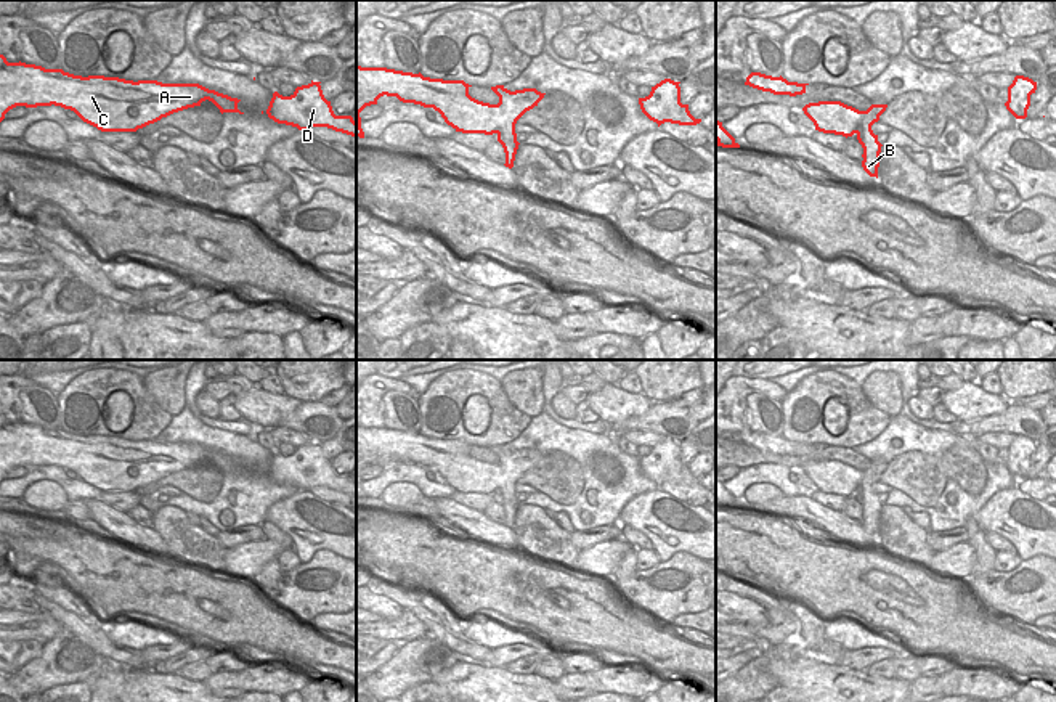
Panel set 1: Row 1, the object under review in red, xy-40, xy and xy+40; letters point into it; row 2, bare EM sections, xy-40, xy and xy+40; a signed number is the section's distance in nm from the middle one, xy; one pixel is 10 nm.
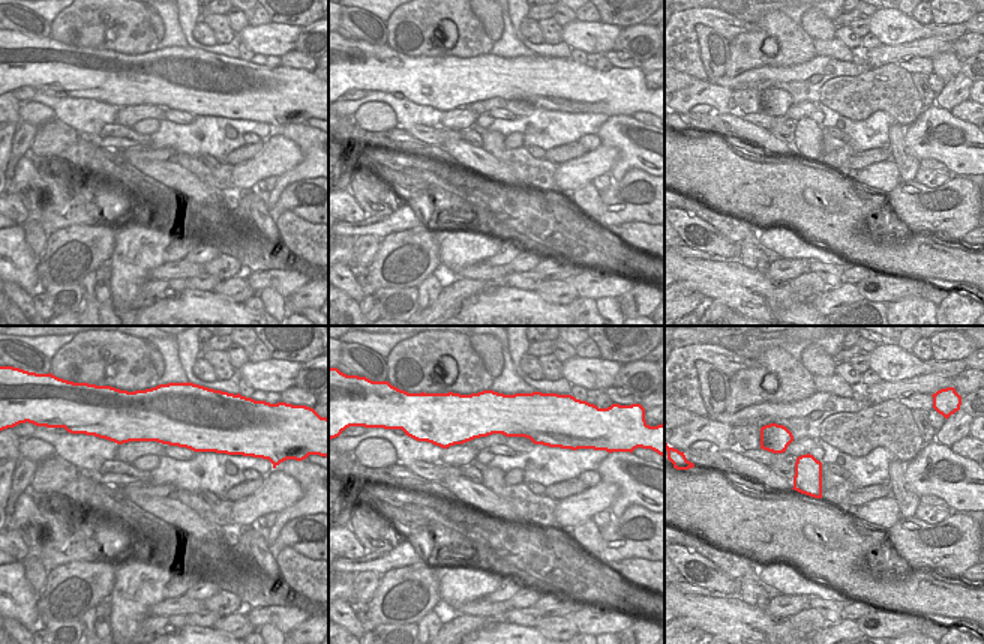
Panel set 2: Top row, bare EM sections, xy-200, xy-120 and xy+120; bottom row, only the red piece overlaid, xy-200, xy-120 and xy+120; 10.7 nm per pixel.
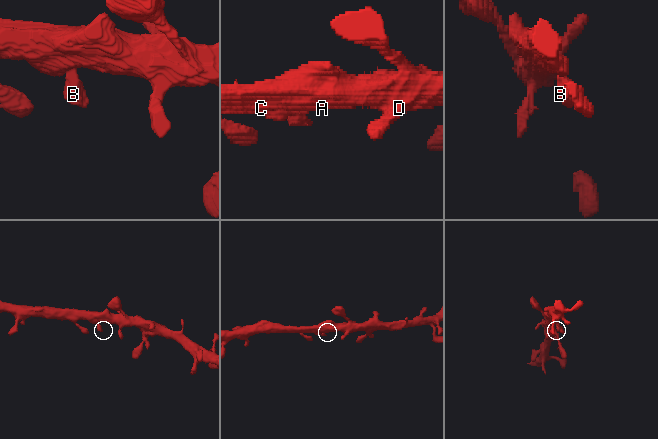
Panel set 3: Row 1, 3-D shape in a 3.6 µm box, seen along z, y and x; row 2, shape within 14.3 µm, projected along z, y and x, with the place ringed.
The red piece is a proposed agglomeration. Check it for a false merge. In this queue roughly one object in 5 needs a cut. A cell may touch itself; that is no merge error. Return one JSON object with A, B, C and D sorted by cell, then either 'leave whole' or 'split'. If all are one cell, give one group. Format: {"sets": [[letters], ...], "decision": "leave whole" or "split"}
{"sets": [["A", "B", "C", "D"]], "decision": "leave whole"}

